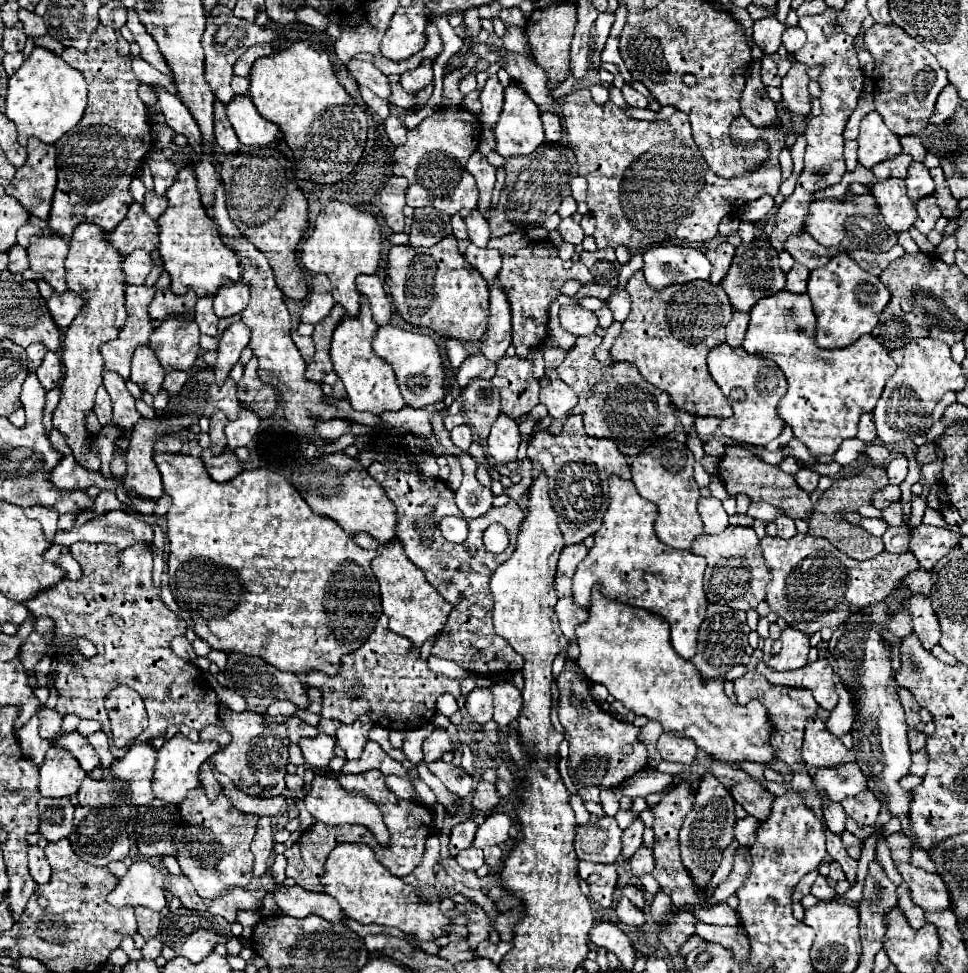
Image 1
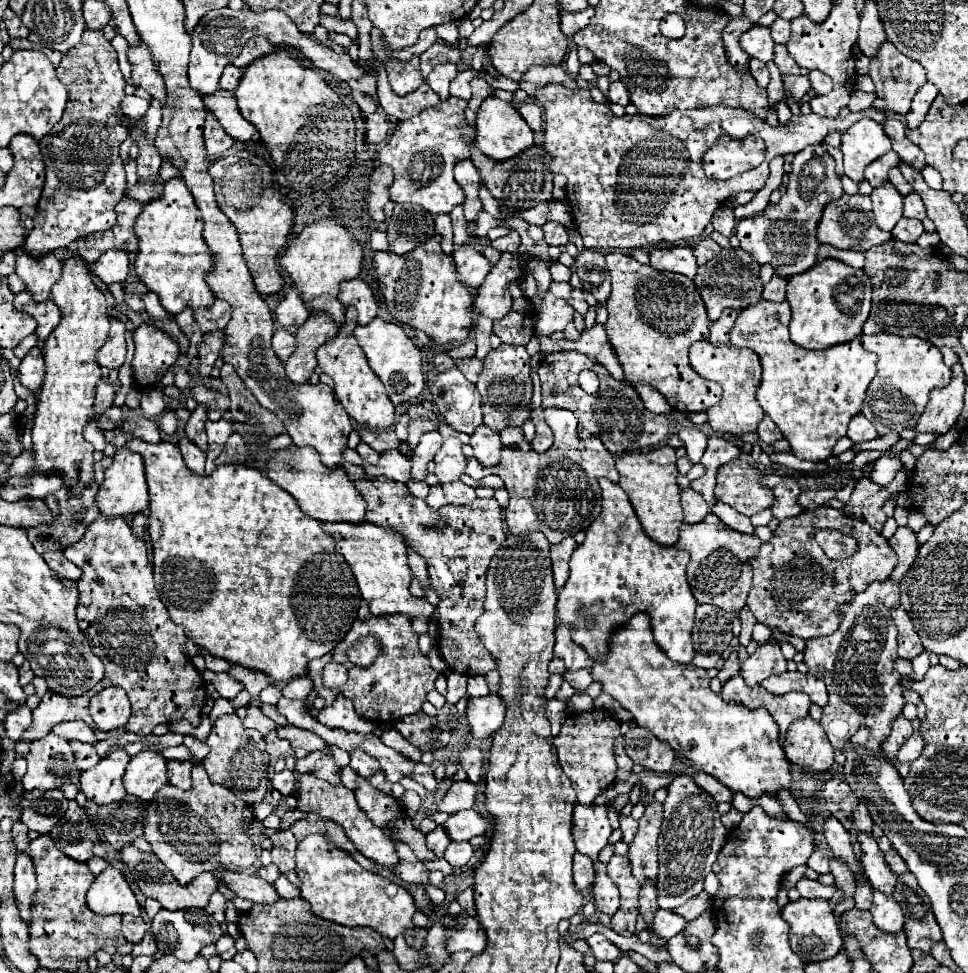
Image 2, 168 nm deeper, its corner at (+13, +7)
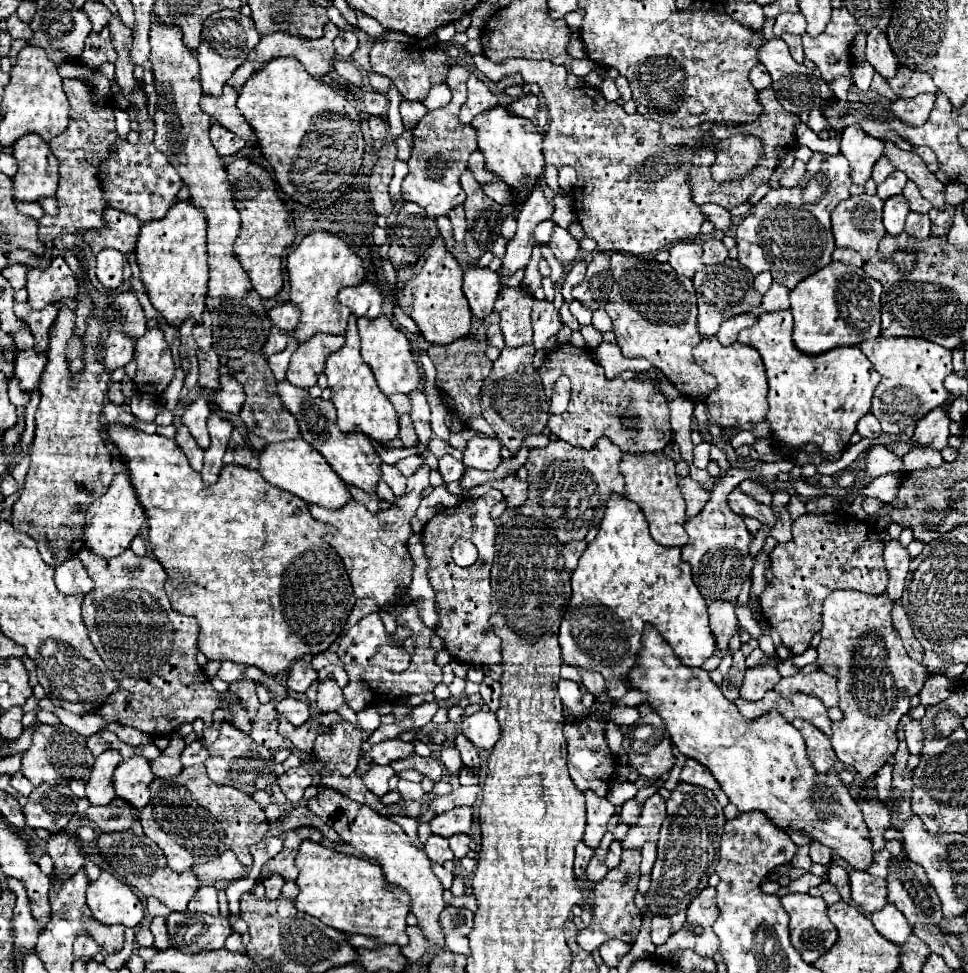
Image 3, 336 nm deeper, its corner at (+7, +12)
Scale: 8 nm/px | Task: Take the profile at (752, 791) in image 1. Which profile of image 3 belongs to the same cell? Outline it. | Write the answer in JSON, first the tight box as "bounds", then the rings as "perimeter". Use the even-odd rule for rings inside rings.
{"bounds":[680,760,720,790],"perimeter":[[[686,760],[684,768],[680,772],[680,782],[704,786],[708,790],[718,790],[720,788],[716,778],[712,778],[712,774],[708,770],[704,770],[704,766],[700,766],[696,760]]]}

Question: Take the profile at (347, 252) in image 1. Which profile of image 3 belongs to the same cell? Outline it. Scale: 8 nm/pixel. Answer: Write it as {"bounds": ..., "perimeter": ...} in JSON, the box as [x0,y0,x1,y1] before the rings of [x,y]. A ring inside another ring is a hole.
{"bounds":[286,232,364,344],"perimeter":[[[314,232],[308,234],[300,246],[296,246],[296,250],[286,258],[286,272],[288,272],[288,282],[290,282],[290,300],[292,304],[300,310],[300,322],[294,330],[294,338],[302,344],[306,340],[310,340],[312,336],[324,332],[324,334],[344,334],[346,332],[346,324],[350,318],[350,310],[340,306],[340,302],[336,302],[336,294],[340,292],[340,288],[344,286],[356,286],[364,280],[364,266],[362,260],[348,248],[348,244],[328,232]]]}

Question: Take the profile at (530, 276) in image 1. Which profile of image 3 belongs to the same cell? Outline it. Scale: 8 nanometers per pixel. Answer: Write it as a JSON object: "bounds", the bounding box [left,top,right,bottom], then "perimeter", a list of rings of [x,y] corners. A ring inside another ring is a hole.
{"bounds":[496,286,534,348],"perimeter":[[[504,286],[496,298],[496,312],[500,314],[500,328],[504,334],[504,342],[510,348],[518,348],[524,344],[532,344],[532,328],[530,328],[530,310],[534,298],[526,294],[522,288]]]}

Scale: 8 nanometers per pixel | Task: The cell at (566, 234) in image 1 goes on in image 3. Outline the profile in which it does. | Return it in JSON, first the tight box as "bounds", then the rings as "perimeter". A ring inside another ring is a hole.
{"bounds":[548,226,580,268],"perimeter":[[[556,226],[554,236],[552,236],[552,240],[550,240],[548,246],[552,248],[556,260],[558,260],[564,268],[570,266],[570,264],[578,258],[578,252],[580,252],[578,242],[568,234],[568,230],[564,230],[564,228],[560,228],[560,226]]]}

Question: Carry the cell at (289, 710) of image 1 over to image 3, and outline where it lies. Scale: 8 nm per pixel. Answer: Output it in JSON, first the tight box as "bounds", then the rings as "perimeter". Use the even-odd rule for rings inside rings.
{"bounds":[276,696,310,726],"perimeter":[[[288,696],[282,702],[278,702],[276,710],[286,718],[290,718],[290,722],[296,726],[304,724],[310,718],[310,704],[294,696]]]}

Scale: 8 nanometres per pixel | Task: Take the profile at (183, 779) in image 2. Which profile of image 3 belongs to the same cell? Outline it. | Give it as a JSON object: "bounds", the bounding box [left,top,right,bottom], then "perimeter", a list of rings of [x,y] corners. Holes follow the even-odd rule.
{"bounds":[150,756,182,778],"perimeter":[[[160,756],[150,762],[150,768],[156,778],[170,778],[170,776],[180,774],[182,770],[180,758],[174,758],[174,756]]]}

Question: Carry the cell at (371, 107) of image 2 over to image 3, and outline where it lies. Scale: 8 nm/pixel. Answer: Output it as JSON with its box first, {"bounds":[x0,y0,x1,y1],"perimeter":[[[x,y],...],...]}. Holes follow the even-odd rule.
{"bounds":[364,92,388,116],"perimeter":[[[366,92],[364,106],[366,106],[366,112],[372,116],[386,116],[388,112],[388,100],[382,92]]]}

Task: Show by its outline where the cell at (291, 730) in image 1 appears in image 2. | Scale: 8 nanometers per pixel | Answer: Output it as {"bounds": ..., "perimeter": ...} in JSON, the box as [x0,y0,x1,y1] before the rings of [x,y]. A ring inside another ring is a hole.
{"bounds":[244,705,280,735],"perimeter":[[[250,705],[250,707],[248,707],[248,715],[244,717],[244,727],[256,729],[256,731],[260,731],[262,735],[268,735],[268,733],[272,733],[272,731],[278,731],[280,725],[274,723],[270,717],[266,717],[266,715],[260,711],[260,707]]]}

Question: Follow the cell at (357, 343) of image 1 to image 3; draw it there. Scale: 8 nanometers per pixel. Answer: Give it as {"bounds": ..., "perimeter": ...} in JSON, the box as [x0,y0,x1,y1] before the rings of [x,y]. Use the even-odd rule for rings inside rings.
{"bounds":[326,316,398,444],"perimeter":[[[350,316],[348,330],[346,330],[346,344],[336,352],[330,354],[326,360],[326,378],[328,388],[332,392],[332,402],[338,410],[338,428],[344,434],[362,432],[378,444],[388,444],[398,436],[398,414],[388,398],[376,386],[376,378],[368,364],[364,364],[360,356],[360,336],[356,330],[356,316]]]}

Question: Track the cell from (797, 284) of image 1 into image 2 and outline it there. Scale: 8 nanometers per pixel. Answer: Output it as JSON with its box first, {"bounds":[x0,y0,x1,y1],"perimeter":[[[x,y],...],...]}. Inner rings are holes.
{"bounds":[762,275,788,301],"perimeter":[[[774,275],[770,279],[770,283],[764,285],[762,297],[768,299],[768,301],[784,301],[786,299],[786,285],[788,285],[788,279],[786,277]]]}

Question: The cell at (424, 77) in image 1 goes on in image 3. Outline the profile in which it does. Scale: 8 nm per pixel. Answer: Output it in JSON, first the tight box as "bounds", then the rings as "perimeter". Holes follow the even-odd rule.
{"bounds":[368,40,449,102],"perimeter":[[[380,40],[370,50],[370,70],[368,72],[376,72],[376,74],[382,74],[382,76],[388,76],[392,80],[392,84],[400,90],[404,100],[422,102],[428,96],[428,92],[430,92],[430,88],[434,84],[444,84],[446,82],[446,74],[448,74],[449,70],[448,56],[445,51],[438,47],[422,52],[414,44]]]}

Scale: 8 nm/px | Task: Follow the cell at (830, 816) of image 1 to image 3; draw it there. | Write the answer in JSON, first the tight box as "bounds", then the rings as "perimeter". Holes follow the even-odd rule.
{"bounds":[850,870,888,914],"perimeter":[[[850,870],[850,886],[852,886],[852,902],[866,914],[882,910],[884,904],[888,902],[884,880],[868,872]]]}

